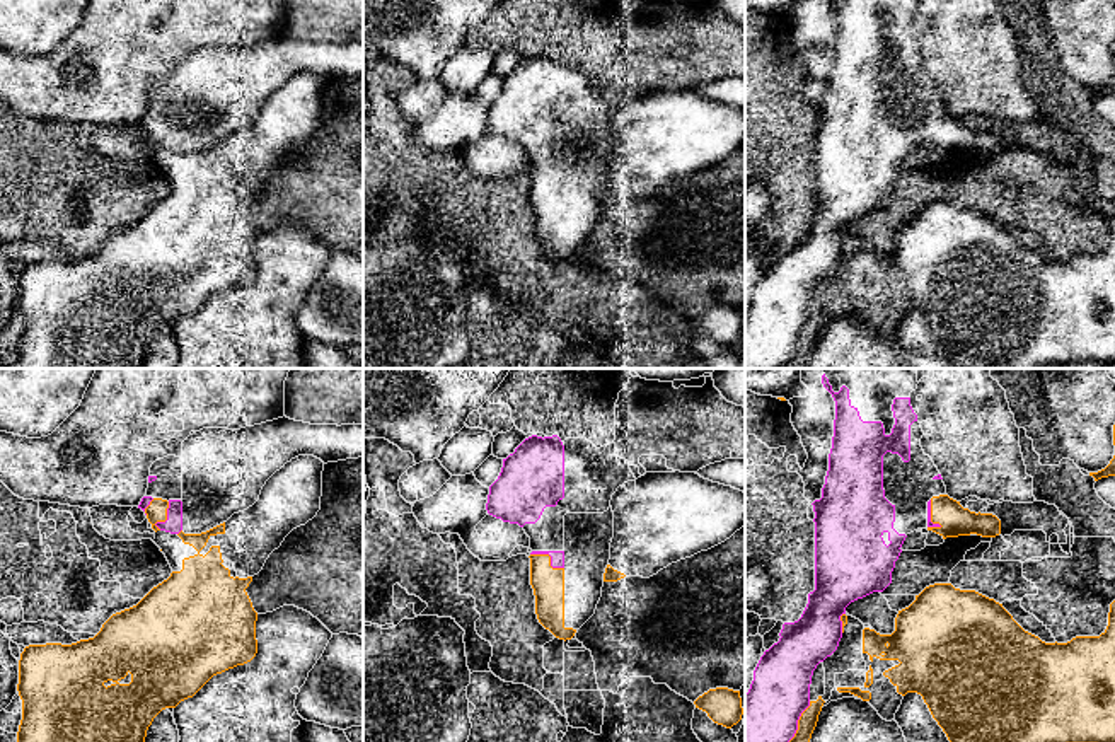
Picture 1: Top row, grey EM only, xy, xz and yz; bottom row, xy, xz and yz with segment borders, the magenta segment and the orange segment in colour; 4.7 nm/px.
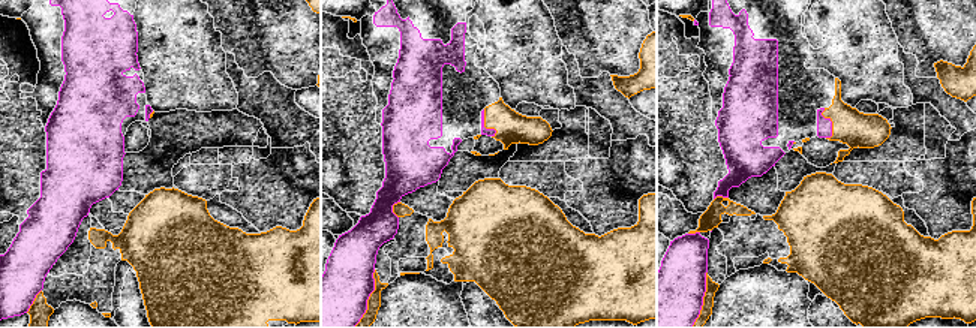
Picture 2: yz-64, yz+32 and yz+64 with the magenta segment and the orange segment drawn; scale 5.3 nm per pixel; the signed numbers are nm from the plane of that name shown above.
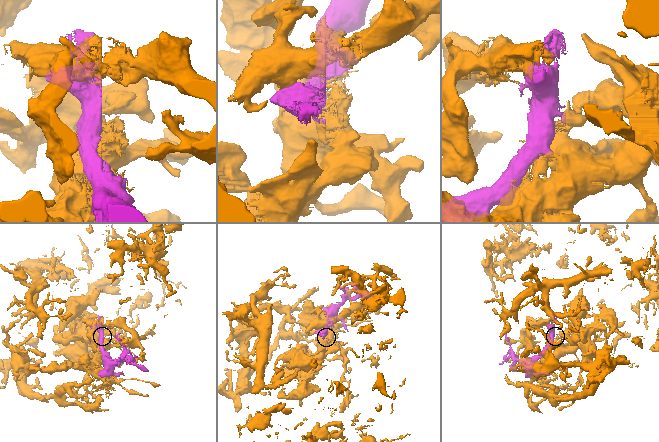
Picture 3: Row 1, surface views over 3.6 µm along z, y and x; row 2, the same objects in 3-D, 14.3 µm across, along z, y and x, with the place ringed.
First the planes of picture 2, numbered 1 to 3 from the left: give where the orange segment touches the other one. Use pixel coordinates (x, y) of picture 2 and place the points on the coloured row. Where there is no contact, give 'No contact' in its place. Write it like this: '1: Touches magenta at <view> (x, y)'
1: Touches magenta at yz-64 (33, 300)
2: Touches magenta at yz+32 (368, 298)
3: Touches magenta at yz+64 (702, 300)

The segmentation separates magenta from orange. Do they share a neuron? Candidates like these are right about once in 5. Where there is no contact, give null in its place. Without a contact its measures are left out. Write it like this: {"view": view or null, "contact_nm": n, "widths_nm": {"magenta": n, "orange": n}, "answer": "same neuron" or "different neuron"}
{"view": "xz", "contact_nm": 180, "widths_nm": {"magenta": 60, "orange": 150}, "answer": "different neuron"}

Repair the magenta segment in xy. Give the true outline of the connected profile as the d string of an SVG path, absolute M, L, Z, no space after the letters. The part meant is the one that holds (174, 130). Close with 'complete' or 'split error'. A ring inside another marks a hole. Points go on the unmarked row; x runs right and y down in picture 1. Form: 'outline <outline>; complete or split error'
outline M283 34L240 48L203 46L182 60L181 75L152 82L138 126L145 130L153 116L167 118L167 138L155 143L170 152L201 152L252 125L266 99L298 73L314 73L324 82L363 75L363 43L310 43Z; split error

